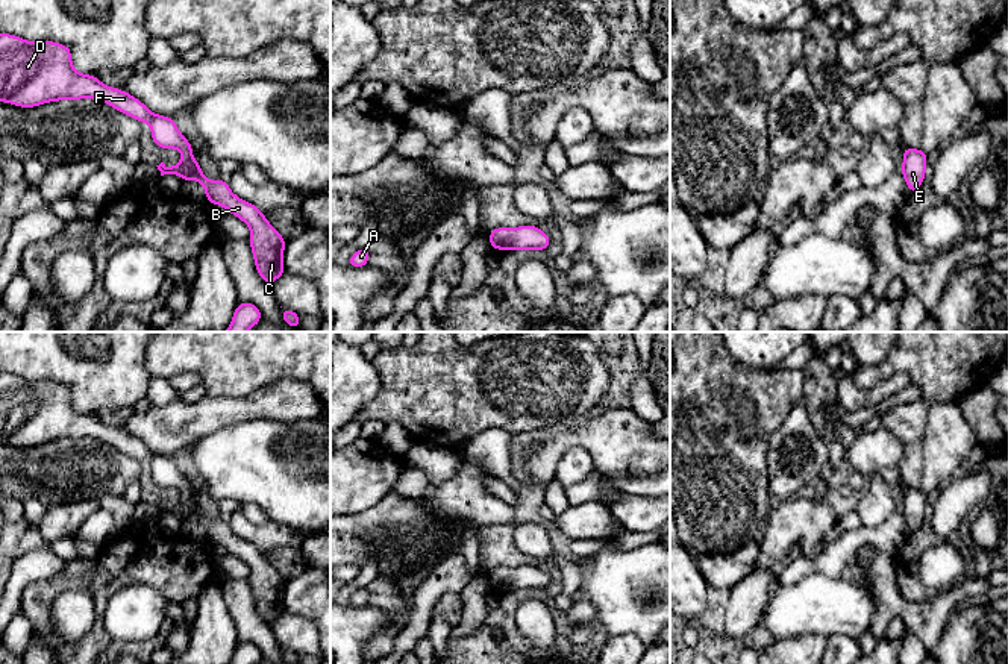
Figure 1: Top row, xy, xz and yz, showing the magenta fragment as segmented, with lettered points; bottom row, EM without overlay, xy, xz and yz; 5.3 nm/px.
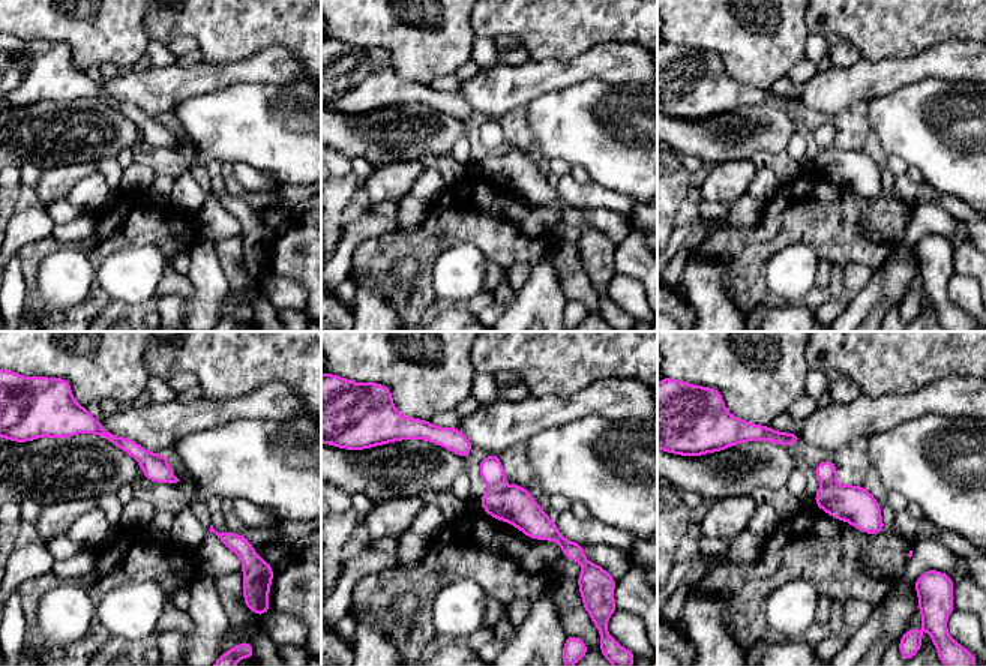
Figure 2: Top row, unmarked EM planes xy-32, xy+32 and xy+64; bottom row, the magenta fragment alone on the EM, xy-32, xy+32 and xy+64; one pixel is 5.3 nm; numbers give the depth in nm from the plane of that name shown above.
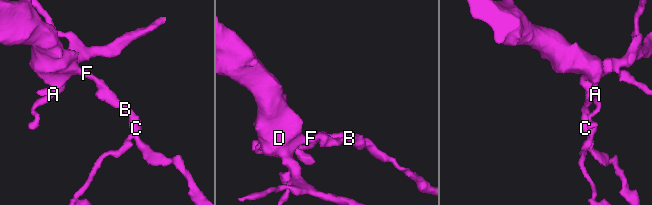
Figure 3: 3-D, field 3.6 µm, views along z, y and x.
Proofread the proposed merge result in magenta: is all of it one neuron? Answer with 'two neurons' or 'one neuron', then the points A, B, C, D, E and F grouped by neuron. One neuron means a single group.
one neuron; A B C D E F

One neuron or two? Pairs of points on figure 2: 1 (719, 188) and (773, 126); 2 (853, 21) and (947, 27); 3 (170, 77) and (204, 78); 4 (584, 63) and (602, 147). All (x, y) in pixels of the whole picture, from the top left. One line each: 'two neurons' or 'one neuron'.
1: two neurons
2: one neuron
3: one neuron
4: two neurons

